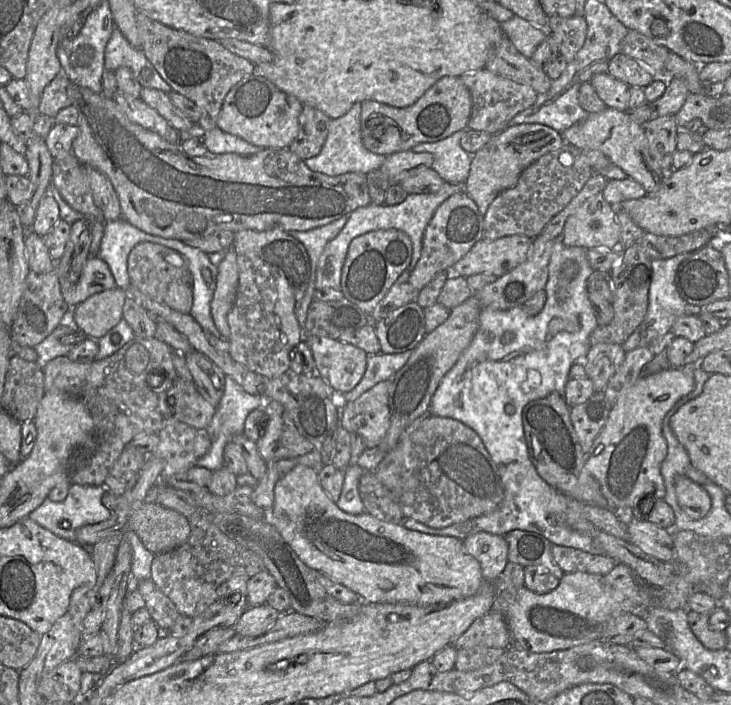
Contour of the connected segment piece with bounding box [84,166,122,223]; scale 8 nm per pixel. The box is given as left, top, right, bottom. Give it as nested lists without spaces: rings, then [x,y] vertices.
[[[84,166],[91,188],[93,200],[101,210],[103,222],[115,221],[122,218],[119,198],[108,178],[98,170]]]

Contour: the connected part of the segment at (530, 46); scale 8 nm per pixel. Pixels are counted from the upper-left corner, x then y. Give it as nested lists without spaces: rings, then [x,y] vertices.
[[[517,15],[502,22],[501,27],[517,50],[529,59],[549,34],[547,29],[537,27]]]

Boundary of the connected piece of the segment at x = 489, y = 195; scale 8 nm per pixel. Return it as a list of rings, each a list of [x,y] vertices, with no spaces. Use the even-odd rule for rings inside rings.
[[[538,123],[508,125],[472,155],[465,192],[476,203],[481,215],[485,215],[496,196],[514,187],[521,173],[543,155],[560,148],[565,140],[561,133]]]

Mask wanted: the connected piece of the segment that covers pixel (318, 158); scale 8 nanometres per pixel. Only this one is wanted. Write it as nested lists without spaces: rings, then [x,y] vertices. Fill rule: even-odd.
[[[356,102],[346,114],[331,119],[327,138],[320,153],[303,161],[311,171],[329,176],[337,176],[348,172],[367,174],[381,167],[386,156],[370,152],[362,143],[360,126],[361,110],[362,102]]]

